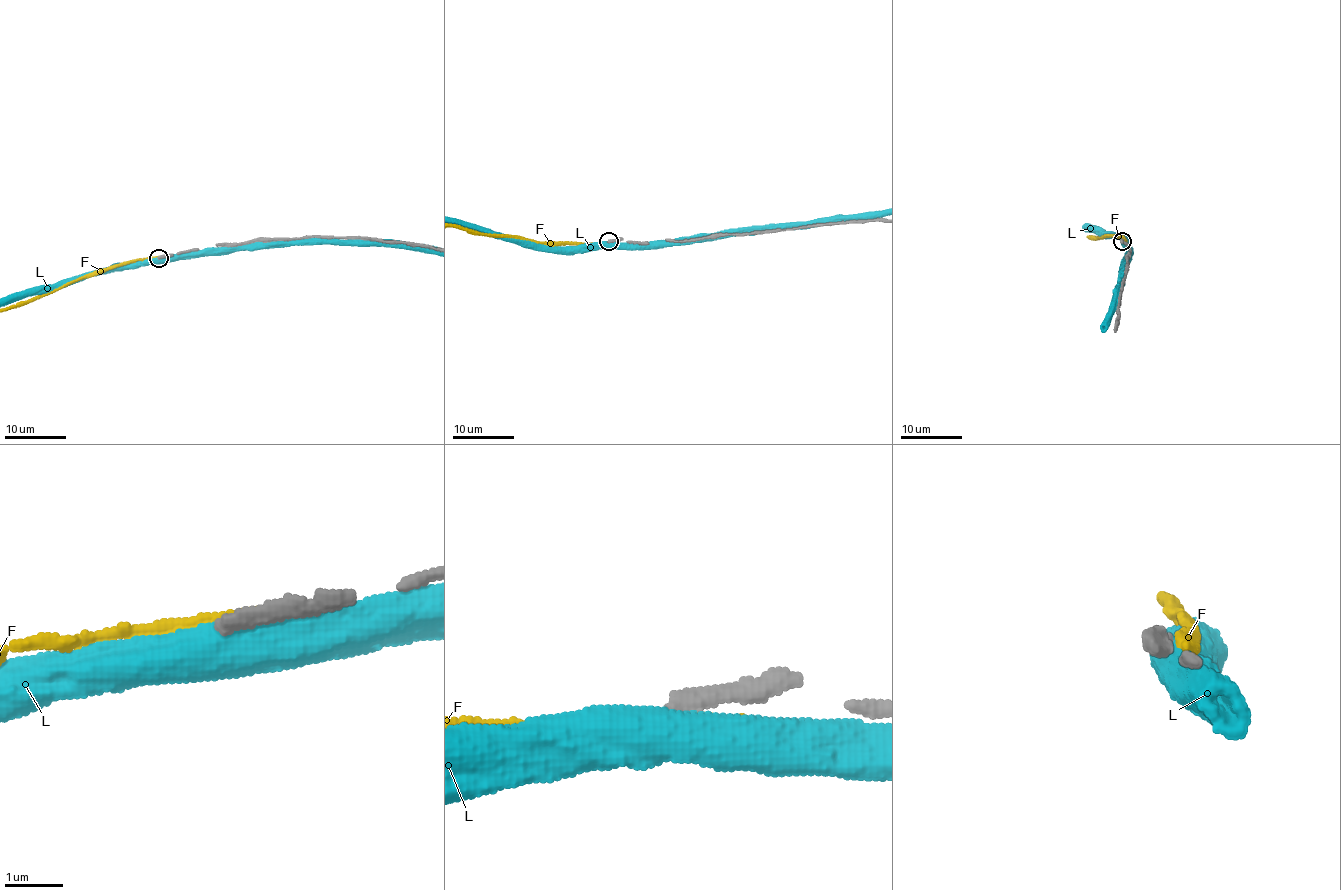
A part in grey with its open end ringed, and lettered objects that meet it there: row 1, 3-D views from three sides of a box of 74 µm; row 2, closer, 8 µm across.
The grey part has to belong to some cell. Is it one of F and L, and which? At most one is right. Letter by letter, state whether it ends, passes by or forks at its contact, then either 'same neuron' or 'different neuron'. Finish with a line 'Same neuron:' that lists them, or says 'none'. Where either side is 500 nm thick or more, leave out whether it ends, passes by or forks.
F: it ends; different neuron
L: different neuron
Same neuron: none

